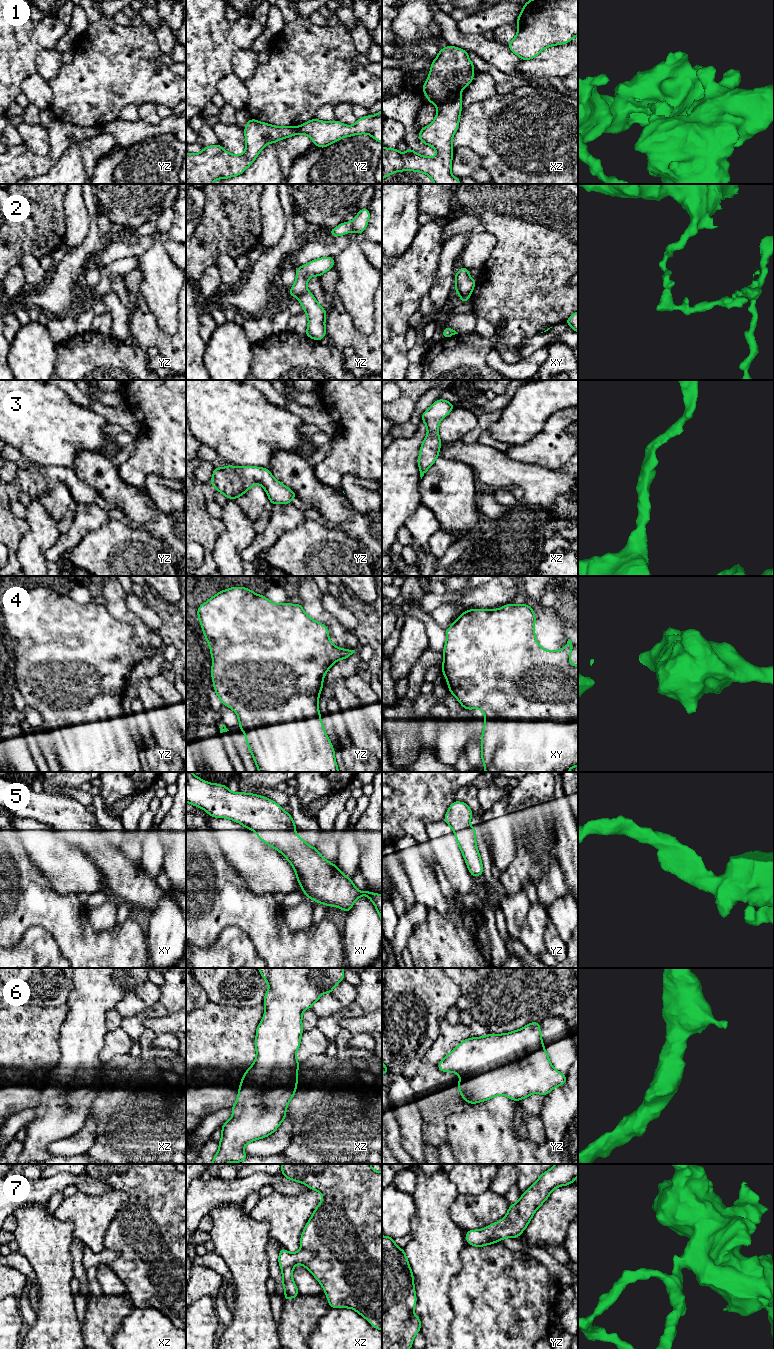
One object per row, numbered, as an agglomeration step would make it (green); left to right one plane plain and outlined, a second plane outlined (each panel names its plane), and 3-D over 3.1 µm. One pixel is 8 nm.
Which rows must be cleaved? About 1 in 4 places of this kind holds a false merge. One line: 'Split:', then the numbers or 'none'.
Split: 1, 2

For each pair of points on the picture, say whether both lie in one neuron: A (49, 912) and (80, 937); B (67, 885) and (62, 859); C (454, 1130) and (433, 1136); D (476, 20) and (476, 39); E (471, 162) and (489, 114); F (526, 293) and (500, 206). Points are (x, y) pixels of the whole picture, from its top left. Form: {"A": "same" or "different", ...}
{"A": "same", "B": "same", "C": "different", "D": "different", "E": "different", "F": "same"}

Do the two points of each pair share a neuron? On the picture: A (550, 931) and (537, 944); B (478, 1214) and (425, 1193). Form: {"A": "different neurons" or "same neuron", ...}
{"A": "different neurons", "B": "different neurons"}

